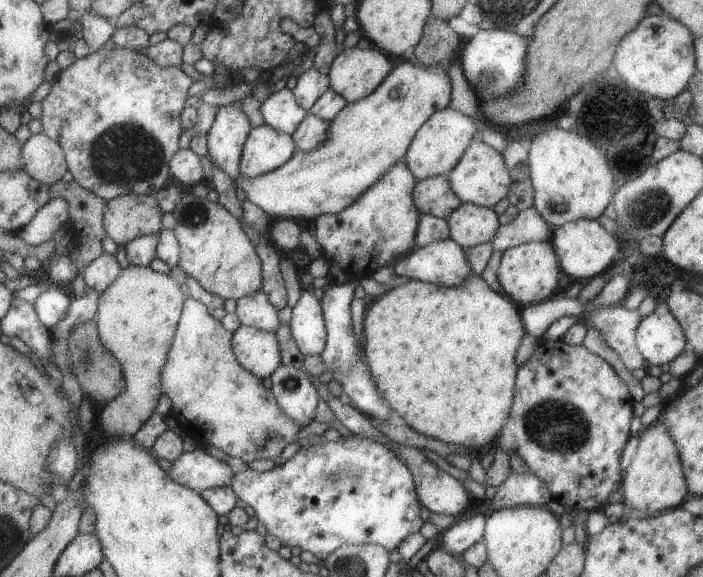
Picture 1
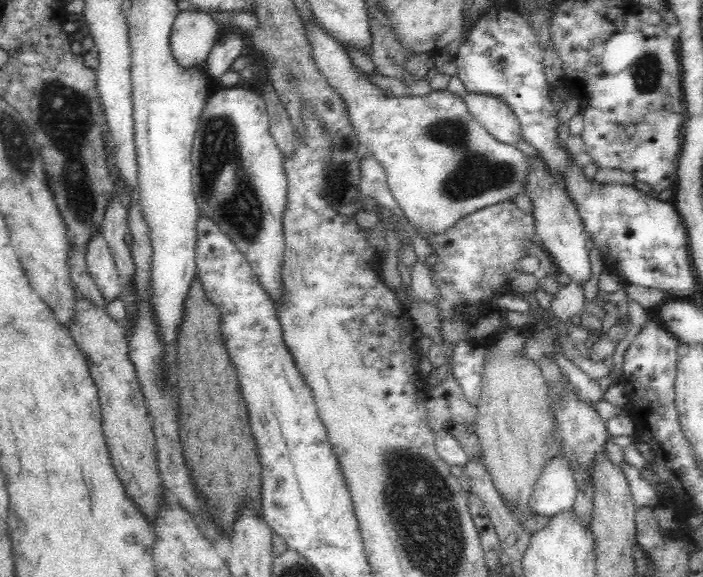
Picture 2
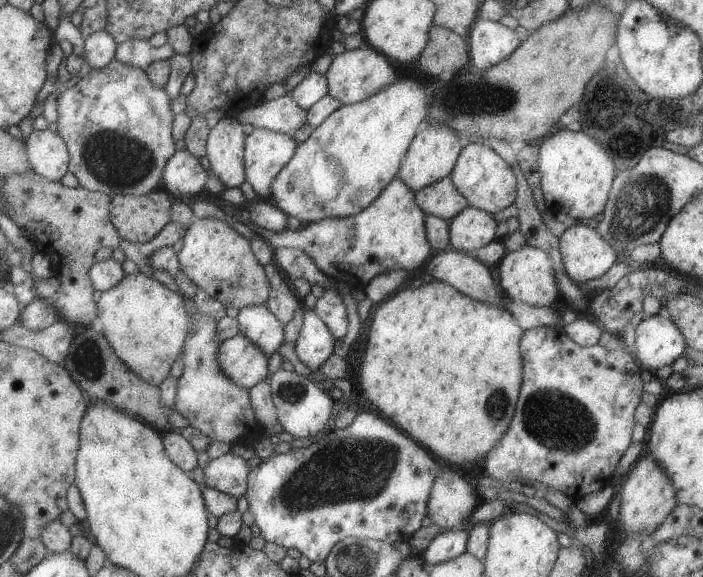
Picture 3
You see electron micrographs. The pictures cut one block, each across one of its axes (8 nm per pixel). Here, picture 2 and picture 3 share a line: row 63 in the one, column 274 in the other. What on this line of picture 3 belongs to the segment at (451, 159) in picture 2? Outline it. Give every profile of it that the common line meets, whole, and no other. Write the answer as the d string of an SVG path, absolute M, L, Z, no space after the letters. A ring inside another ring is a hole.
M265 304L244 306L235 317L239 334L251 340L267 358L283 343L283 325L269 312Z

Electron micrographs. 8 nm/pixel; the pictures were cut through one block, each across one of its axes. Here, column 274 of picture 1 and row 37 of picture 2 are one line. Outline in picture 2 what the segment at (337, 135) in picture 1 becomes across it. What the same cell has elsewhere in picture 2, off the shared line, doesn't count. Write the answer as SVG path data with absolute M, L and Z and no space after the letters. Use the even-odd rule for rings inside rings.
M180 12L170 30L170 51L184 71L194 67L204 72L206 59L221 33L210 15Z

